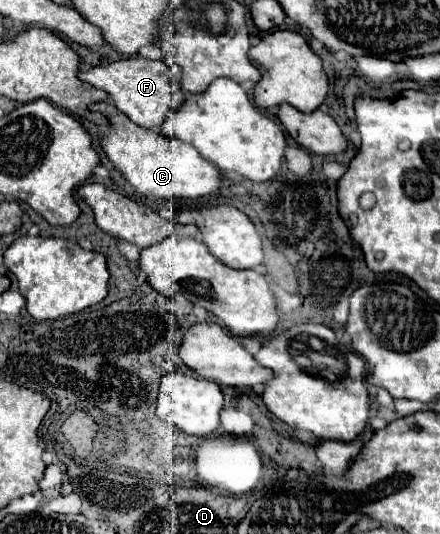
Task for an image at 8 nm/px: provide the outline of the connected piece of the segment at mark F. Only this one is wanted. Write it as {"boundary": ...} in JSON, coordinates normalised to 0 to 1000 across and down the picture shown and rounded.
{"boundary":[[[300,107],[209,125],[200,133],[177,133],[177,144],[214,159],[218,167],[241,170],[245,182],[259,189],[259,197],[286,219],[295,219],[295,227],[332,242],[359,242],[368,234],[368,223],[377,223],[377,212],[400,204],[418,189],[418,178],[405,163],[405,129],[386,129],[373,114]]]}

